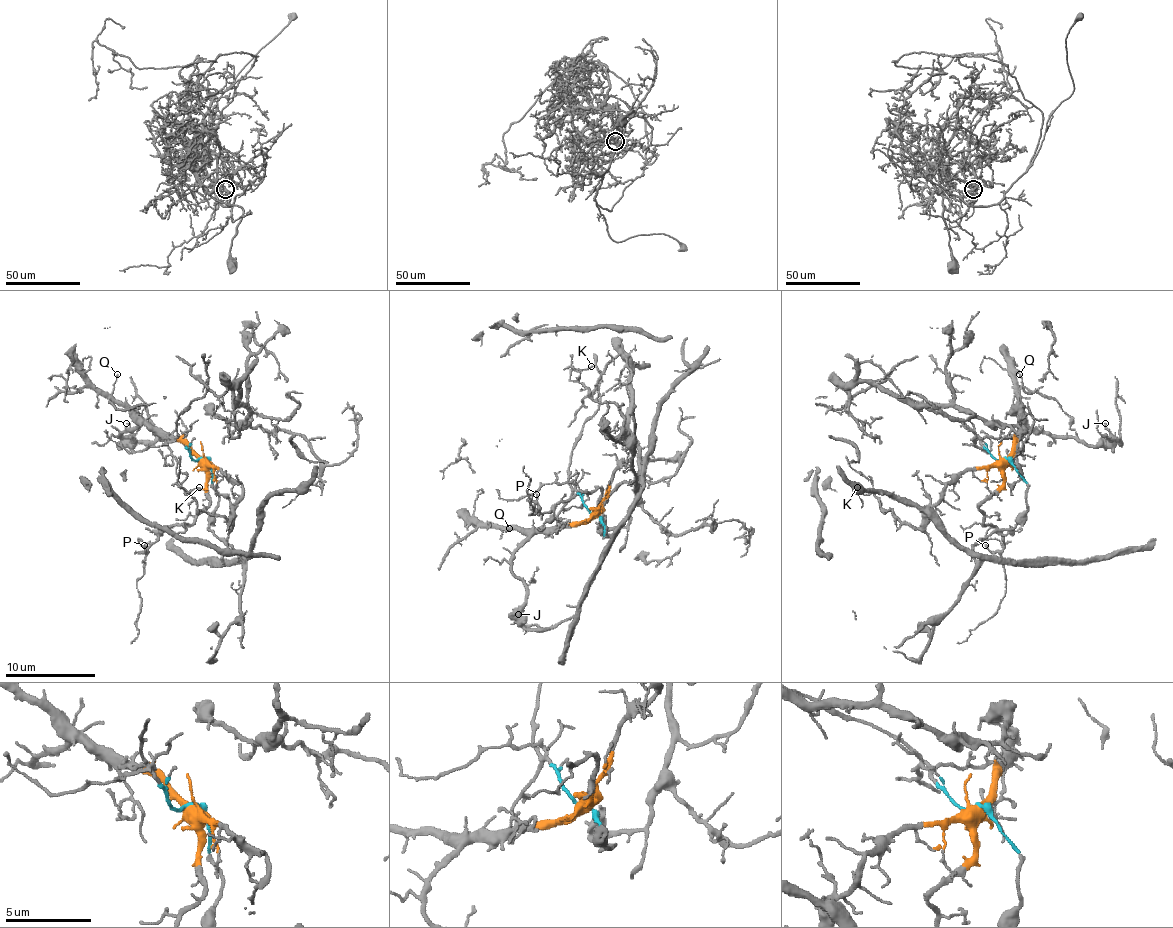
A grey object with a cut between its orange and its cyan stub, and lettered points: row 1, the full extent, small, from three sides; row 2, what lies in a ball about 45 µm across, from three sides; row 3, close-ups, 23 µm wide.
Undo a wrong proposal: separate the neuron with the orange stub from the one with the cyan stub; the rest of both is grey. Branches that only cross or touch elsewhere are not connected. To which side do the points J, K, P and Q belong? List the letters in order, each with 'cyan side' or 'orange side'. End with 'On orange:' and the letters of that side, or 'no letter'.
J: orange side
K: orange side
P: orange side
Q: orange side
On orange: J, K, P, Q

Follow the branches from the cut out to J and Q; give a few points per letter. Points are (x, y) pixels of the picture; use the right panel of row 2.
J: (1004, 457), (1015, 444), (1018, 430), (1029, 424), (1040, 433), (1072, 435), (1098, 446), (1110, 435), (1105, 424)
Q: (1004, 457), (1018, 439), (1020, 374)

